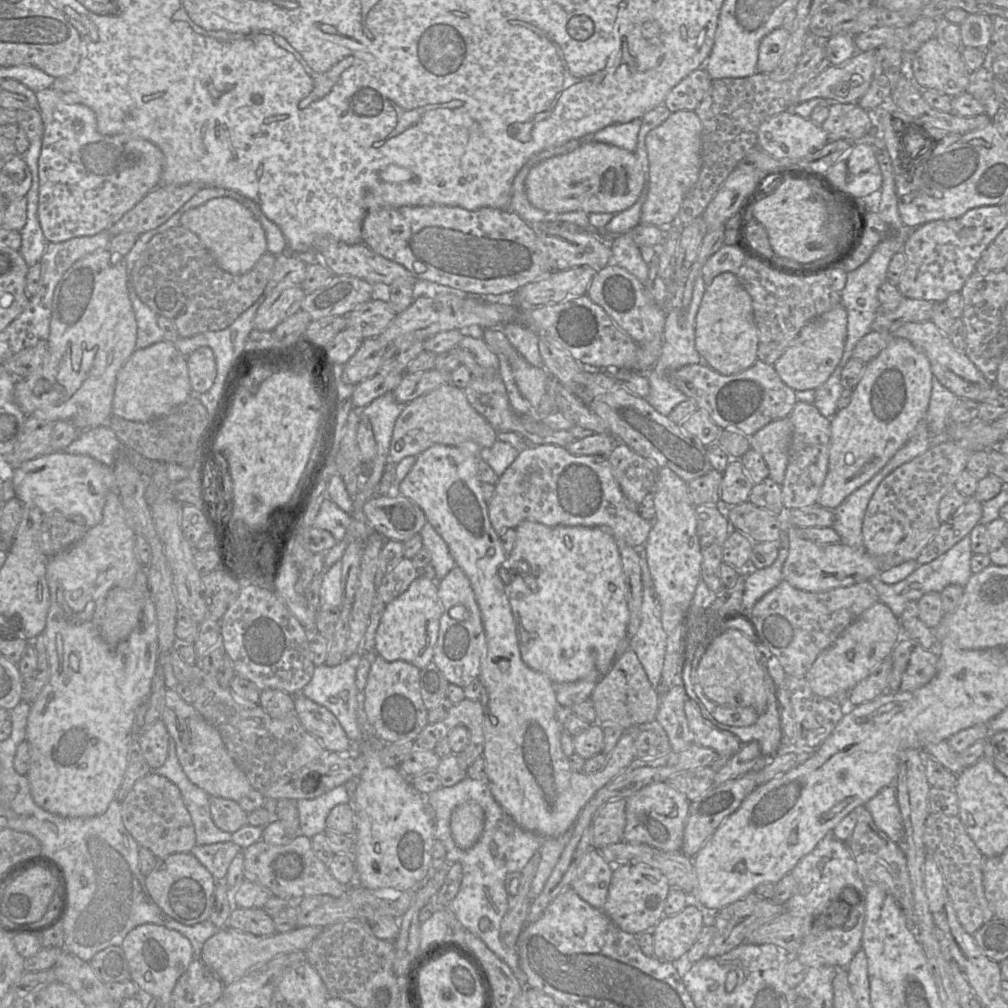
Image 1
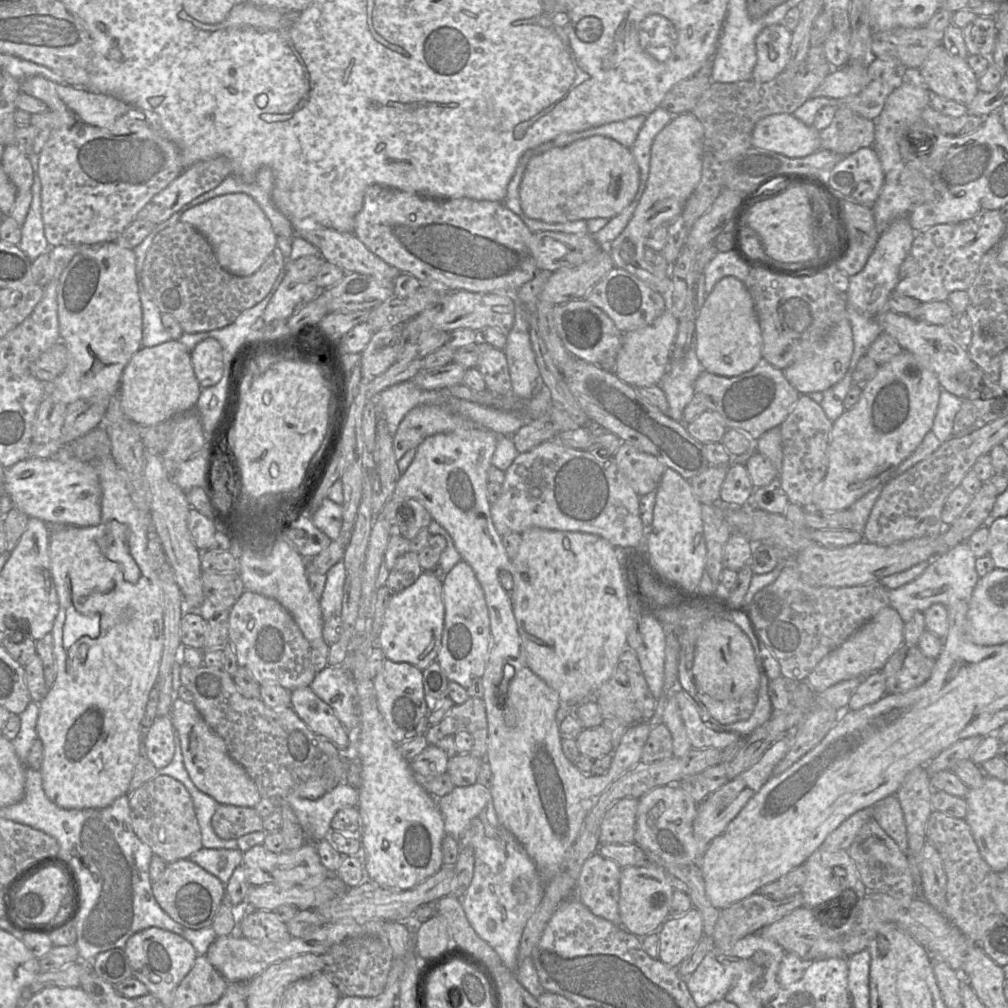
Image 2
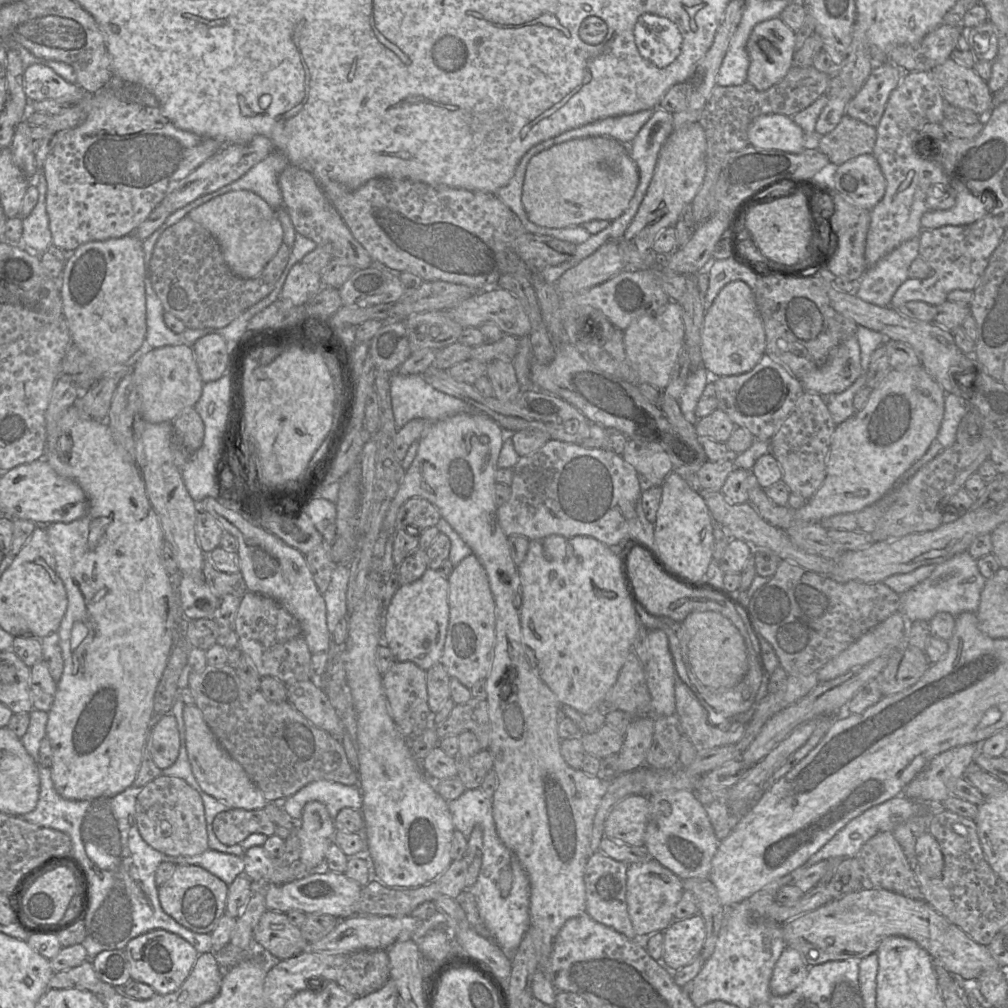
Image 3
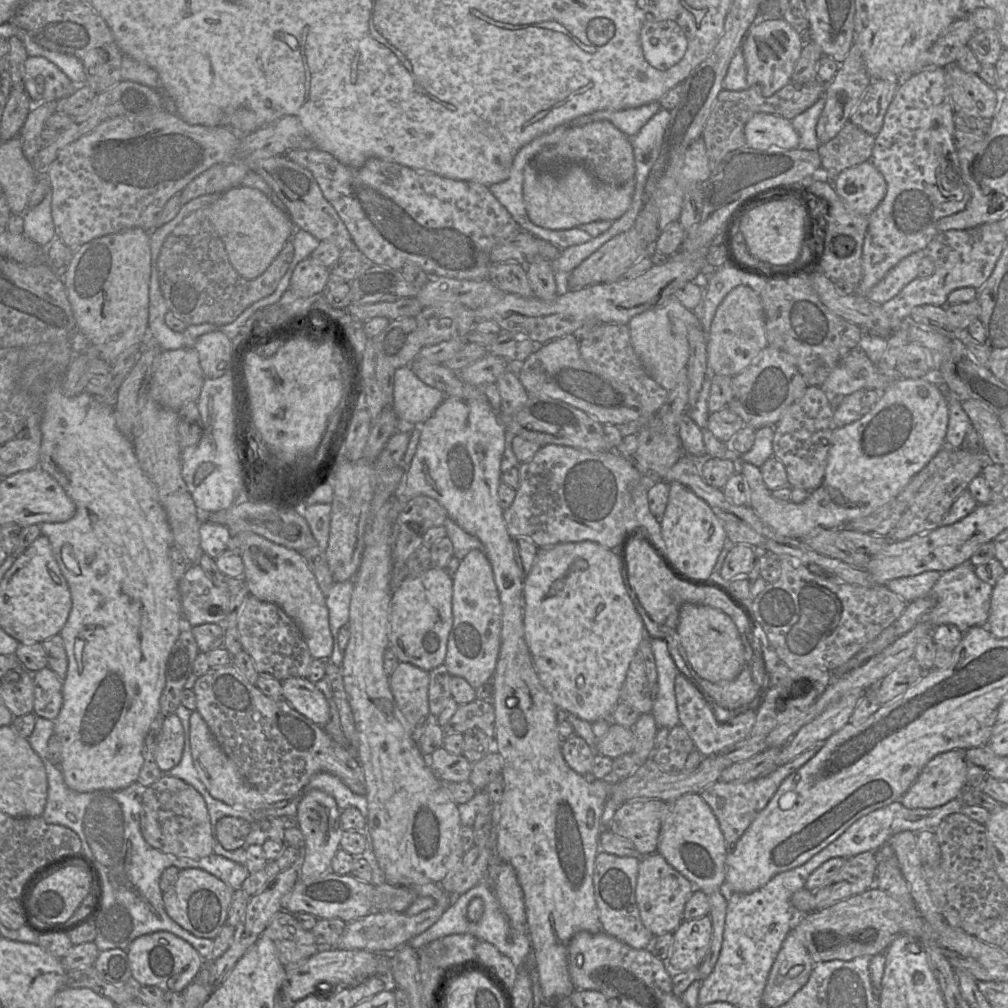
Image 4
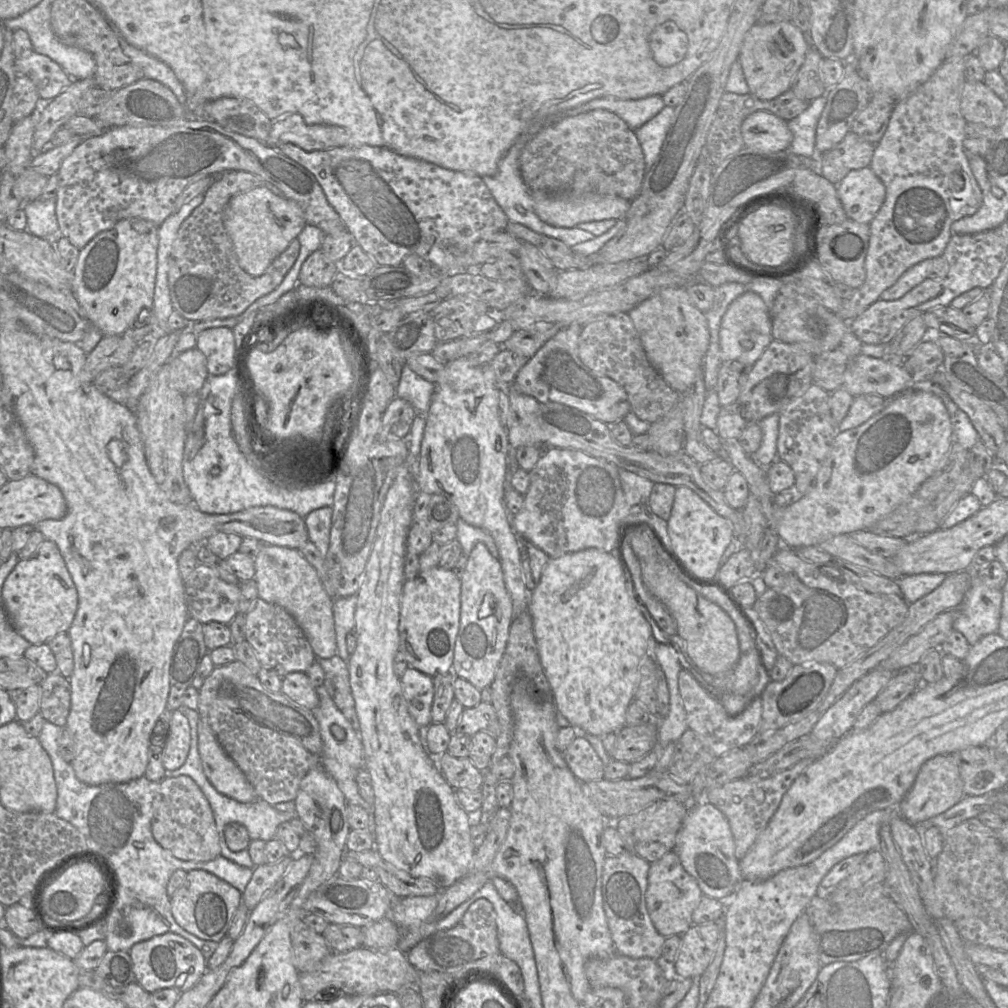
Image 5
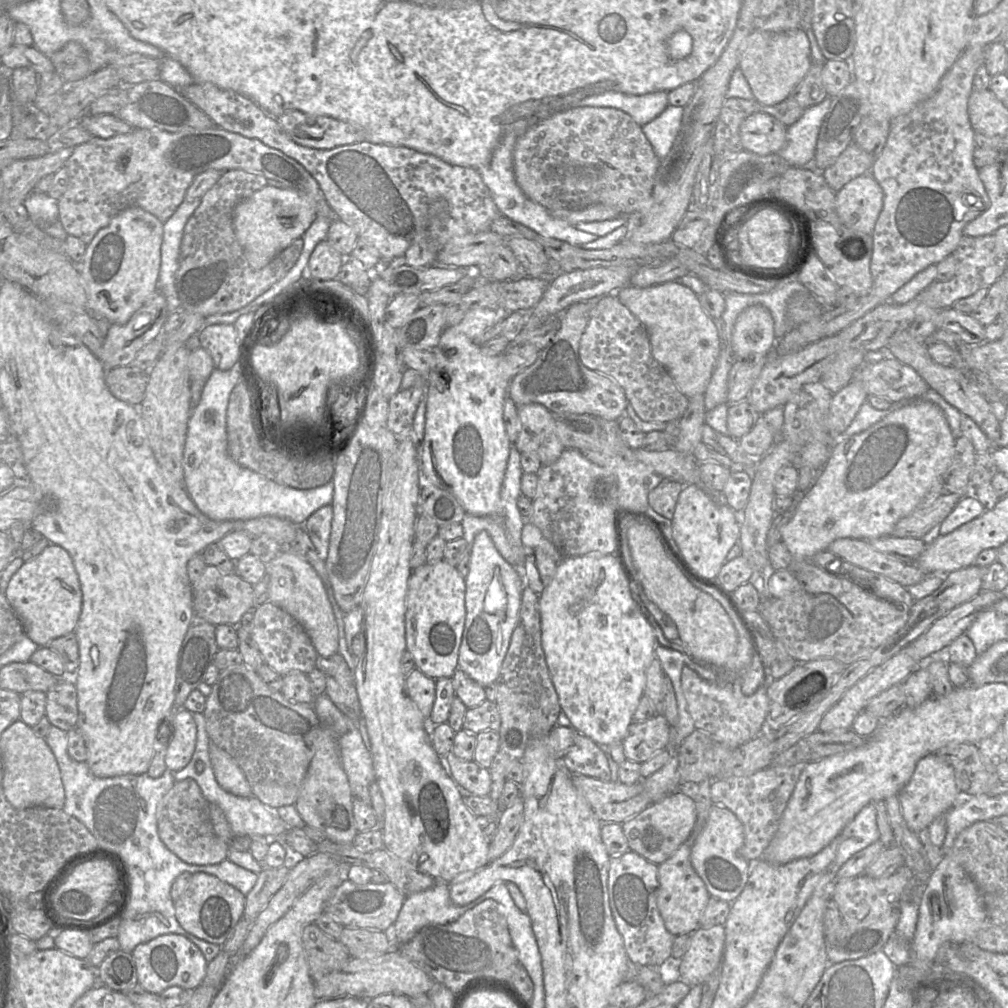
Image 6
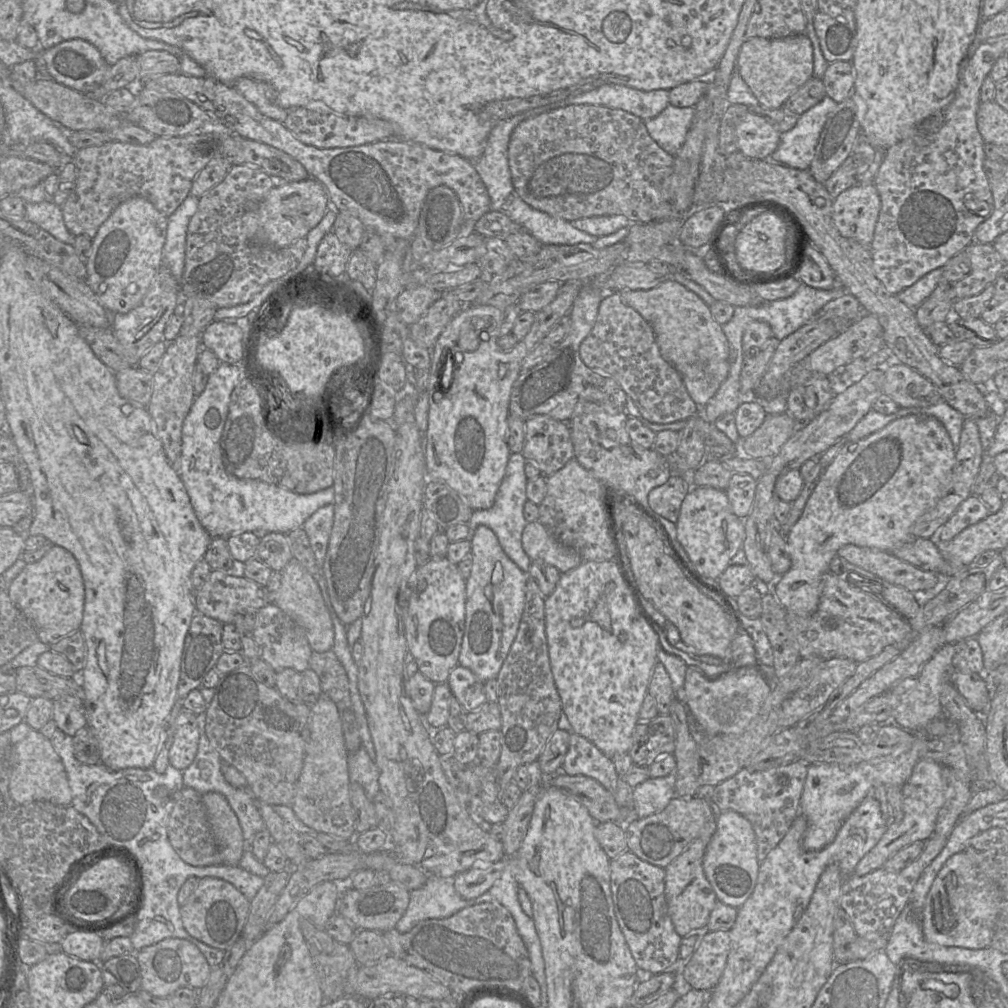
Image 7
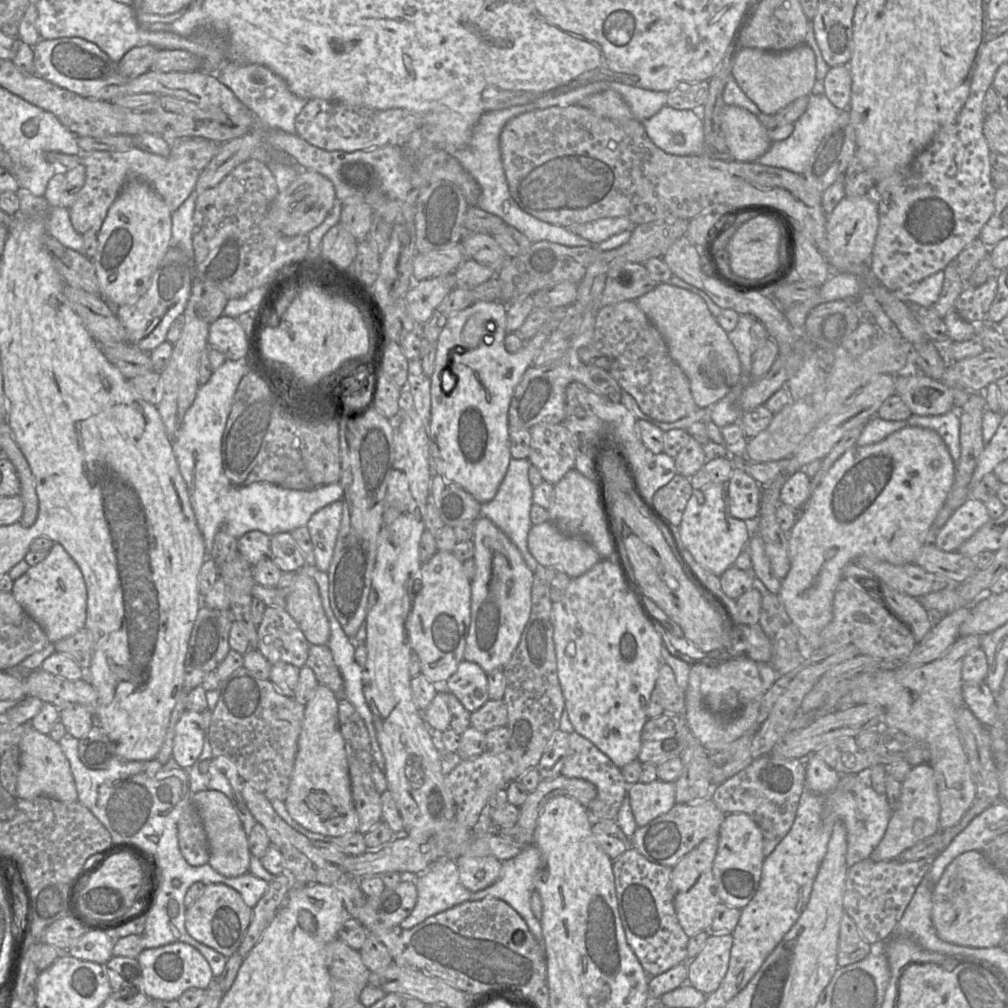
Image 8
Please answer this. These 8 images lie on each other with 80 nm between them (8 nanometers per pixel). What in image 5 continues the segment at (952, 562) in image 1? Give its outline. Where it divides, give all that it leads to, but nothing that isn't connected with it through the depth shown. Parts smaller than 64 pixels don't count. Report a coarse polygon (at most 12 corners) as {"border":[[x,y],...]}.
{"border":[[975,575],[953,629],[970,646],[998,633],[1003,595]]}

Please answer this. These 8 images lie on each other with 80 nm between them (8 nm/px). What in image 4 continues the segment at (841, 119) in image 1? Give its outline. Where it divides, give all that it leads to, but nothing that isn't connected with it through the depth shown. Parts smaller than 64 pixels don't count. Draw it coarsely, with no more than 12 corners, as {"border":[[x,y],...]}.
{"border":[[848,121],[819,145],[821,167],[834,181],[870,160],[875,136]]}

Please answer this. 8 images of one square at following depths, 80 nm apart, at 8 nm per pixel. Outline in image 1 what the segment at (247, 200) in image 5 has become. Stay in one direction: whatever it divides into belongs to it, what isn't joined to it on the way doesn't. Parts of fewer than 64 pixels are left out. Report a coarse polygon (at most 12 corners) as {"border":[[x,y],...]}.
{"border":[[240,201],[187,210],[180,225],[216,264],[250,271],[267,252],[264,229]]}

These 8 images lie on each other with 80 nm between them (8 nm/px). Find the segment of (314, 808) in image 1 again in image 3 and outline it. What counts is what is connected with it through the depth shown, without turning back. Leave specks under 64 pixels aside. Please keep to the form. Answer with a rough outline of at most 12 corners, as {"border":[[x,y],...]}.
{"border":[[318,780],[288,797],[283,810],[299,823],[303,807],[324,804],[332,819],[359,811],[358,786]]}

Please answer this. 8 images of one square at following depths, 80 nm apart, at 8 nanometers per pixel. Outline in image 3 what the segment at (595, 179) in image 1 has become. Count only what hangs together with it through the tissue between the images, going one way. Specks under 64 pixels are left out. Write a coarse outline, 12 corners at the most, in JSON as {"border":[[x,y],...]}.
{"border":[[571,139],[528,162],[541,227],[613,221],[639,184],[629,145]]}

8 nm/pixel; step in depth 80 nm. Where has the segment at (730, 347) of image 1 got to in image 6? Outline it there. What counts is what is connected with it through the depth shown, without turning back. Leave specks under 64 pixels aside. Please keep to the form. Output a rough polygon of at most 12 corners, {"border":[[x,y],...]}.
{"border":[[749,306],[732,331],[735,357],[767,354],[776,342],[766,307]]}

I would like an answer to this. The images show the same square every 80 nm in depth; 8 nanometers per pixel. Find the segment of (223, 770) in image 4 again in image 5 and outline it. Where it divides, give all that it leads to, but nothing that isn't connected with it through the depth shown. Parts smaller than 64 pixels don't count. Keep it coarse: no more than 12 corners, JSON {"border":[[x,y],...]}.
{"border":[[198,721],[203,772],[222,795],[251,803],[257,794],[219,744]]}

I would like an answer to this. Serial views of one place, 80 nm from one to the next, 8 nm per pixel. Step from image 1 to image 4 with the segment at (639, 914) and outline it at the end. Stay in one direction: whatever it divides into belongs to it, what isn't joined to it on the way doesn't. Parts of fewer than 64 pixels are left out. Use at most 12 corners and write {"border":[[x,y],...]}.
{"border":[[658,852],[640,859],[635,898],[654,936],[673,933],[695,886]]}

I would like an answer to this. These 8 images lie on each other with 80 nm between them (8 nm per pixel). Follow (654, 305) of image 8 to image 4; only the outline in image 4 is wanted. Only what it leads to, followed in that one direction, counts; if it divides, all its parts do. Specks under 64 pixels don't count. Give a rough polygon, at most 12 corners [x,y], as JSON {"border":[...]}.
{"border":[[674,296],[627,324],[643,368],[667,391],[689,359],[697,313]]}

